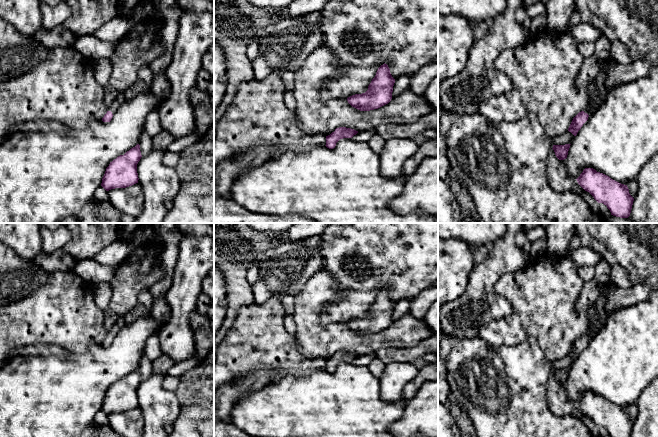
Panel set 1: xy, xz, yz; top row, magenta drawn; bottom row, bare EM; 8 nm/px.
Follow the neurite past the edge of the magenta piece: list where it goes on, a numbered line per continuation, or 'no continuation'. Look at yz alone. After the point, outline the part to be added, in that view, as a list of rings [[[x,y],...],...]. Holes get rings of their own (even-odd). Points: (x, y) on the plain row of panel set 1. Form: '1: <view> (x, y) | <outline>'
no continuation

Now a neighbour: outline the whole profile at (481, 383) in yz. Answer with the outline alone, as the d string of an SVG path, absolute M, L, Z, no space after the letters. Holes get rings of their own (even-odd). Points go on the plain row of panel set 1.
M441 332L438 336L438 349L440 357L444 361L445 367L448 371L450 392L457 399L460 407L468 414L478 437L594 437L579 419L576 419L571 415L557 416L550 411L546 401L546 389L553 372L553 367L551 362L545 356L543 350L540 348L536 338L527 337L524 341L516 345L497 349L488 345L480 337L458 339Z

